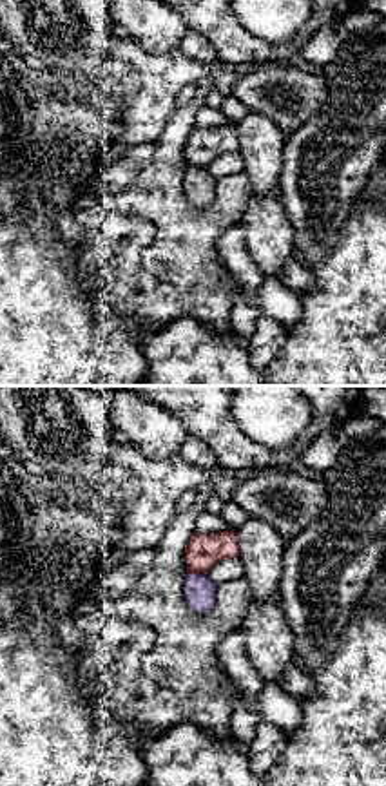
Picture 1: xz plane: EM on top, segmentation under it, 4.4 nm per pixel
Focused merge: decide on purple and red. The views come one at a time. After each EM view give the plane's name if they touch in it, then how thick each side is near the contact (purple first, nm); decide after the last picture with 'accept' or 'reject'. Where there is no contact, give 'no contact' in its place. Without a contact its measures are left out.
meets purple in xz; 140 nm thick on the purple side, 150 nm on the other

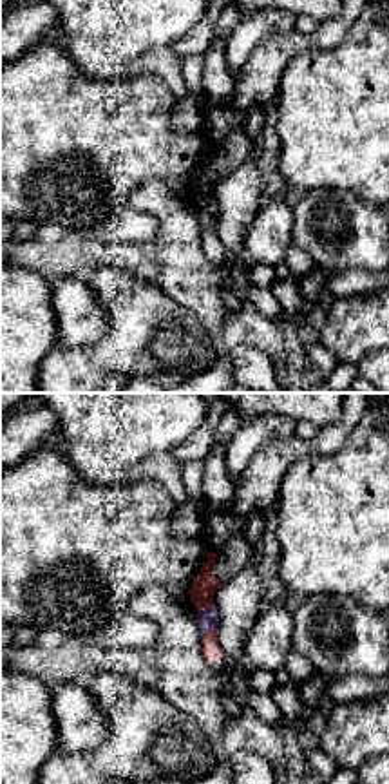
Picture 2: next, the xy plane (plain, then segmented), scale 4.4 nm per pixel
meets purple in xy; 90 nm thick on the purple side, 90 nm on the other

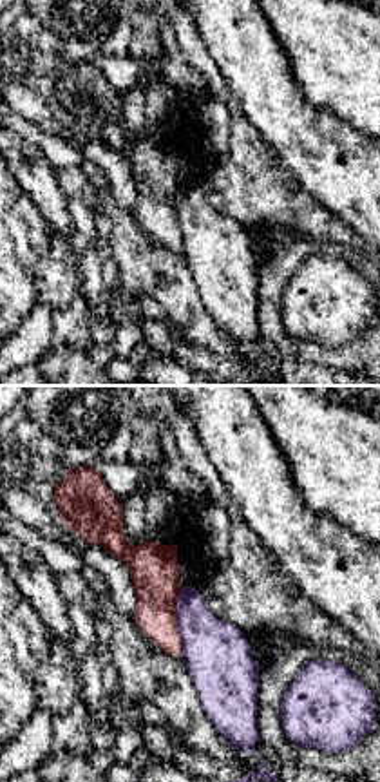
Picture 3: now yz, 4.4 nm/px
meets purple in yz; 300 nm thick on the purple side, 220 nm on the other

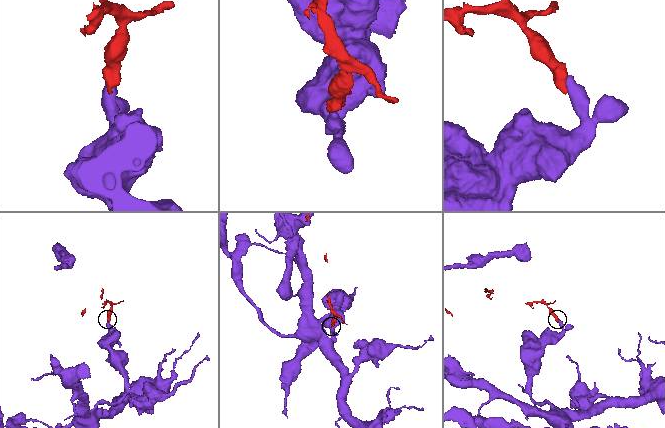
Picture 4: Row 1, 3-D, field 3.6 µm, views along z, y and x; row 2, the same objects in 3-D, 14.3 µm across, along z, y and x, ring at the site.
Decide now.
reject

